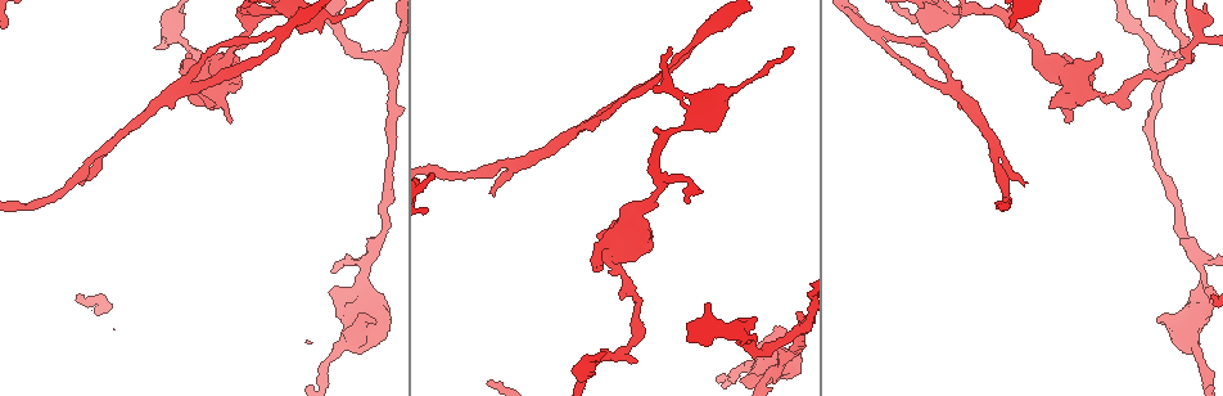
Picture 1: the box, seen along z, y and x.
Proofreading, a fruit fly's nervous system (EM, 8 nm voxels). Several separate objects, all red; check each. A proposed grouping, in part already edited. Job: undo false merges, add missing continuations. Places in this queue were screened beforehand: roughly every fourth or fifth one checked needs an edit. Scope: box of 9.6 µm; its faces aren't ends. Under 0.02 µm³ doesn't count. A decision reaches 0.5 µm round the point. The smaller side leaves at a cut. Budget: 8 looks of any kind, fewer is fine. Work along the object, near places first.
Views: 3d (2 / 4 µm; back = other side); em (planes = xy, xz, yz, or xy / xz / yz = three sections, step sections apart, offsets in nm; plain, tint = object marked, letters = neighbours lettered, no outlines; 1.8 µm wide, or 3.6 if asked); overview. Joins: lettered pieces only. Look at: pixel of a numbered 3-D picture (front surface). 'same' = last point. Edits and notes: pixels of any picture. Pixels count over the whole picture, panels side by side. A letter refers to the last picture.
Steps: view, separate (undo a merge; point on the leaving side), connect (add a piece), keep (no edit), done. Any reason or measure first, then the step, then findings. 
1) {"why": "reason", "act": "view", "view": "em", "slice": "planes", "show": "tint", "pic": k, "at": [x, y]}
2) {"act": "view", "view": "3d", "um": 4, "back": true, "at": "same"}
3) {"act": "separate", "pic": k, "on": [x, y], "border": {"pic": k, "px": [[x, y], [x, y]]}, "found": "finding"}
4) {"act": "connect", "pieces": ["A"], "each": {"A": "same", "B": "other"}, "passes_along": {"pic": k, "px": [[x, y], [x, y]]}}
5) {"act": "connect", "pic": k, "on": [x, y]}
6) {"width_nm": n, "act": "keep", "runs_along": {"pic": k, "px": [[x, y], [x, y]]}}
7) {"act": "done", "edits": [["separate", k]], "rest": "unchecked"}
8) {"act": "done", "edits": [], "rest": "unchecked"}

{"why": "a fork", "act": "view", "view": "3d", "um": 2, "pic": 1, "at": [688, 128]}

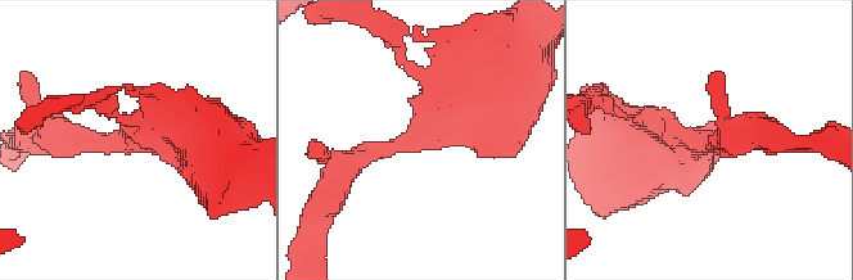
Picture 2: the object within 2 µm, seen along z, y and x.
{"arms": 3, "act": "view", "view": "em", "slice": "xz", "step": 4, "show": "letters", "pic": 2, "at": [424, 138]}

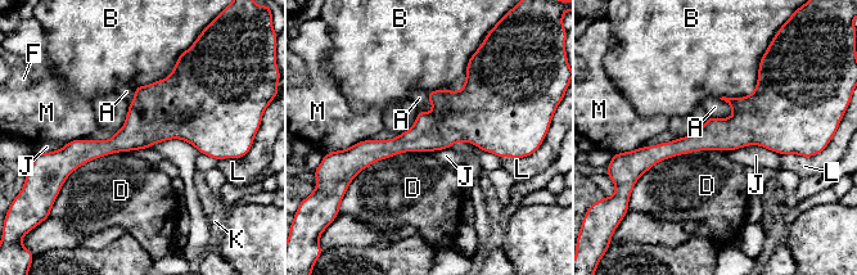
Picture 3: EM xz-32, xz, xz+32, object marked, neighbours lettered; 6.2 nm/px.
{"act": "keep", "each": {"A": "other", "B": "other", "D": "other", "F": "other", "J": "other", "K": "other", "L": "other", "M": "other"}, "border": {"pic": 3, "px": [[727, 150], [680, 153], [637, 177]]}, "found": "one cell here"}

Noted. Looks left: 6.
{"why": "closes a loop", "act": "view", "view": "em", "slice": "planes", "show": "letters", "pic": 1, "at": [874, 38]}

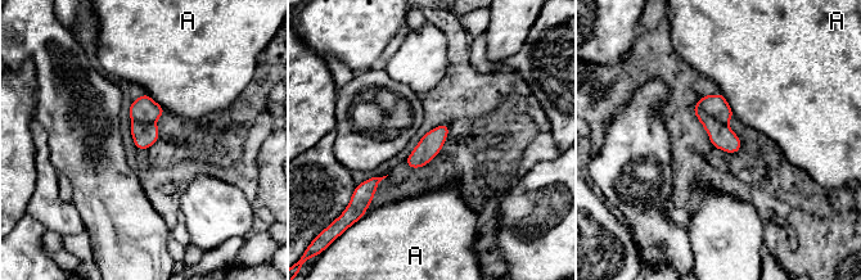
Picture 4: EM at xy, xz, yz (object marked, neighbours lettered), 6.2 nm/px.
{"width_nm": 150, "longest_contact_nm": ["A", 170], "act": "keep", "each": {"A": "other"}, "found": "one cell here"}

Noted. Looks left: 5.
{"why": "three arms meet", "act": "view", "view": "em", "slice": "xz", "step": 4, "show": "tint", "pic": 1, "at": [180, 88]}

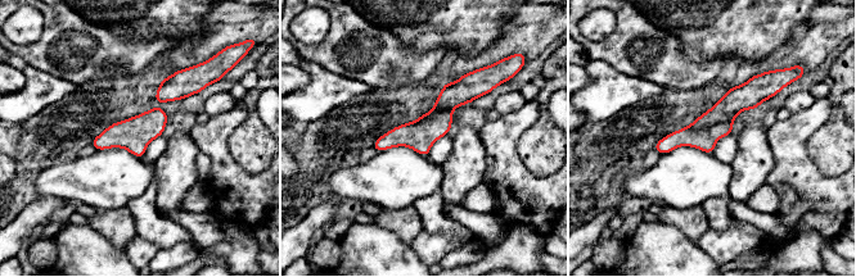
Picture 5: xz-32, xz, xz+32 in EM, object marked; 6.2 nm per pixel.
{"act": "view", "view": "em", "slice": "planes", "show": "tint", "at": "same"}

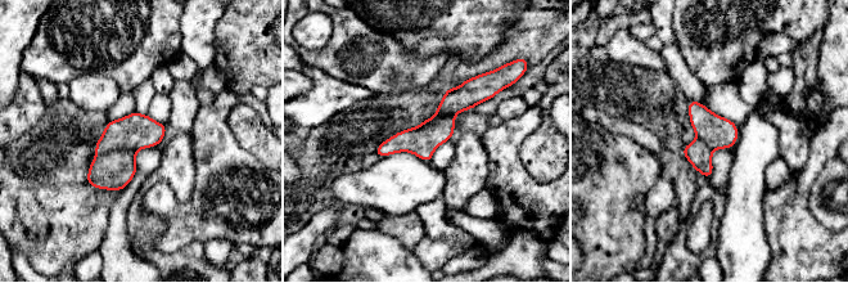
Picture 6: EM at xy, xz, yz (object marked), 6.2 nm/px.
{"act": "view", "view": "em", "slice": "planes", "show": "letters", "at": "same"}

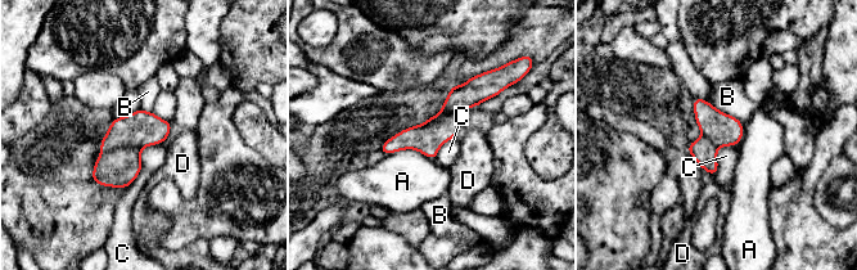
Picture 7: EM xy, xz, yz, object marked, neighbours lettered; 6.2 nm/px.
{"act": "keep", "each": {"A": "other", "B": "other", "C": "other", "D": "other"}, "border": {"pic": 7, "px": [[165, 140], [141, 149], [125, 189]]}, "found": "continuous, no second cell"}

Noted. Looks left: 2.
{"act": "done", "edits": [], "rest": "unchecked"}

